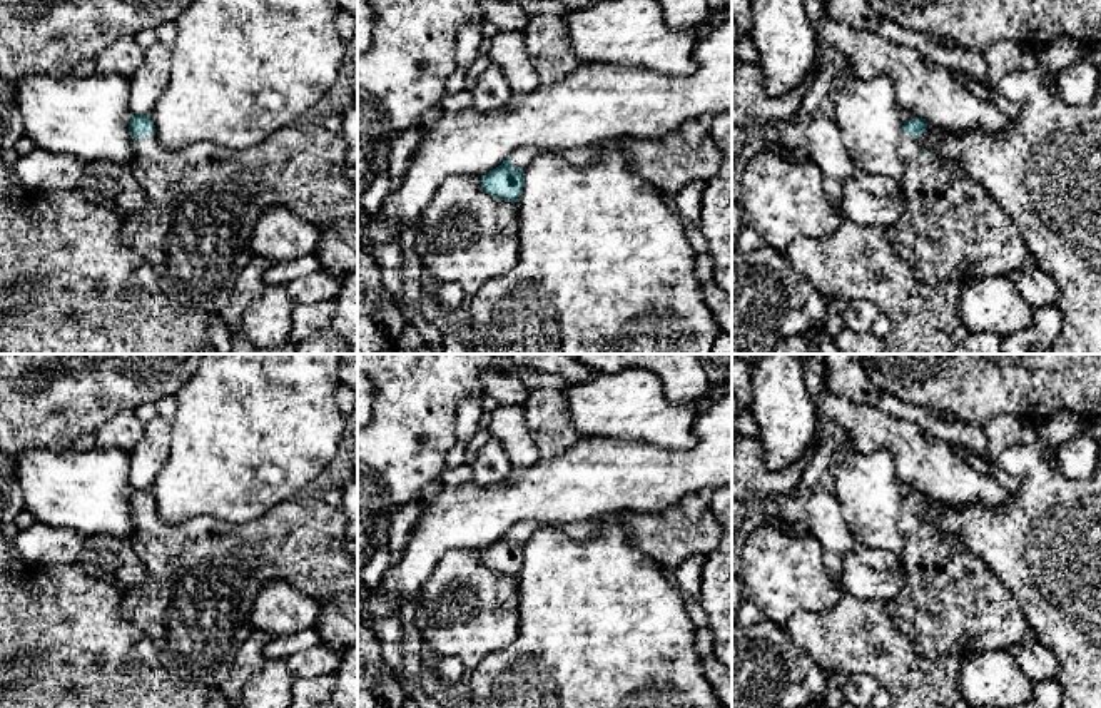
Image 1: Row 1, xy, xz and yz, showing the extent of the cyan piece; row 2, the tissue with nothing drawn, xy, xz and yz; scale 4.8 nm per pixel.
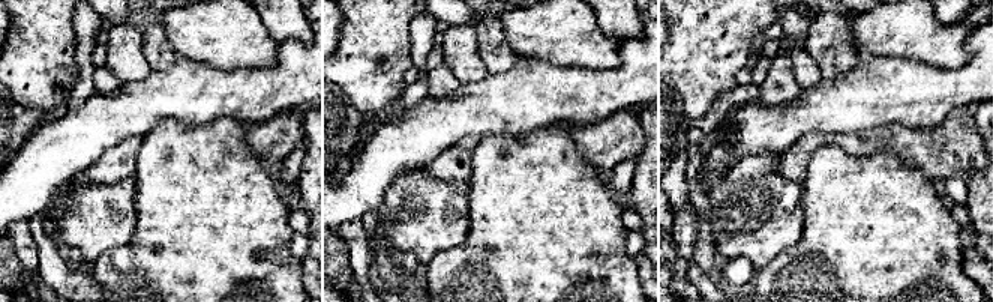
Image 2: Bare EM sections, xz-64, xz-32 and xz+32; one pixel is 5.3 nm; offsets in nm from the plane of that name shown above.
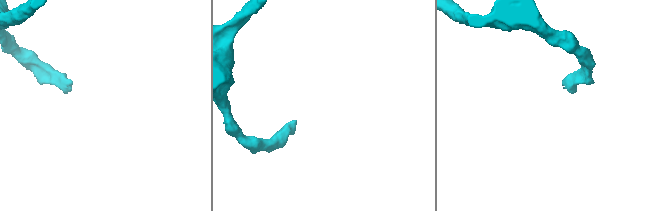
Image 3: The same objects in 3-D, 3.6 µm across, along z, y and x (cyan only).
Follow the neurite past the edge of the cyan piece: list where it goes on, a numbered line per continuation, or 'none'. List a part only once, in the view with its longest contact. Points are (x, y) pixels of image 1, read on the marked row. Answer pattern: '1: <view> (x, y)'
1: xy (202, 202)

